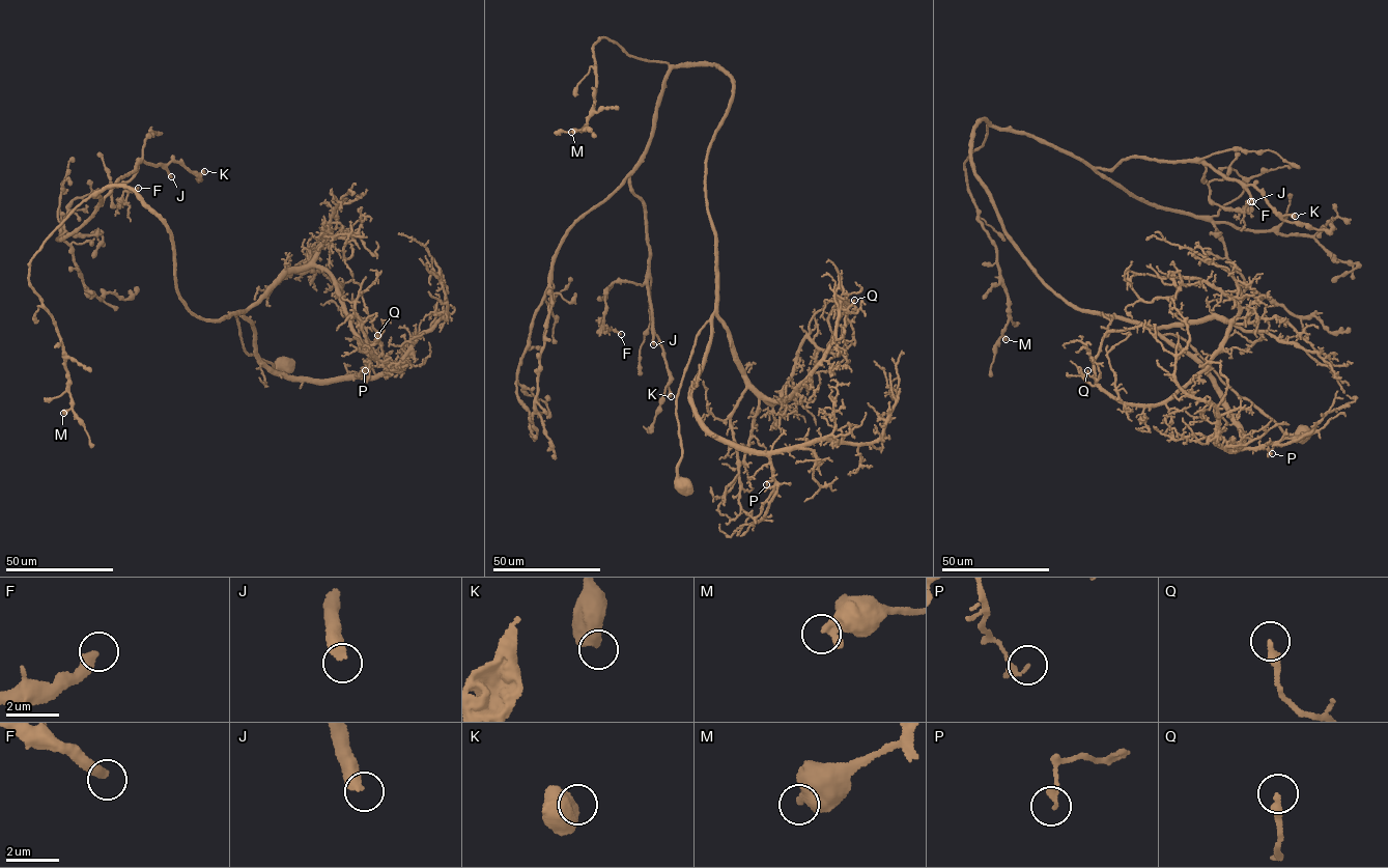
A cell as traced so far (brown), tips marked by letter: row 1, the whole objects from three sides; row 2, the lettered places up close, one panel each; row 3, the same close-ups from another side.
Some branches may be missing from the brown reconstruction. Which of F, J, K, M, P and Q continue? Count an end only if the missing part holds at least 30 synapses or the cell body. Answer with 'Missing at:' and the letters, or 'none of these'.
Missing at: J

